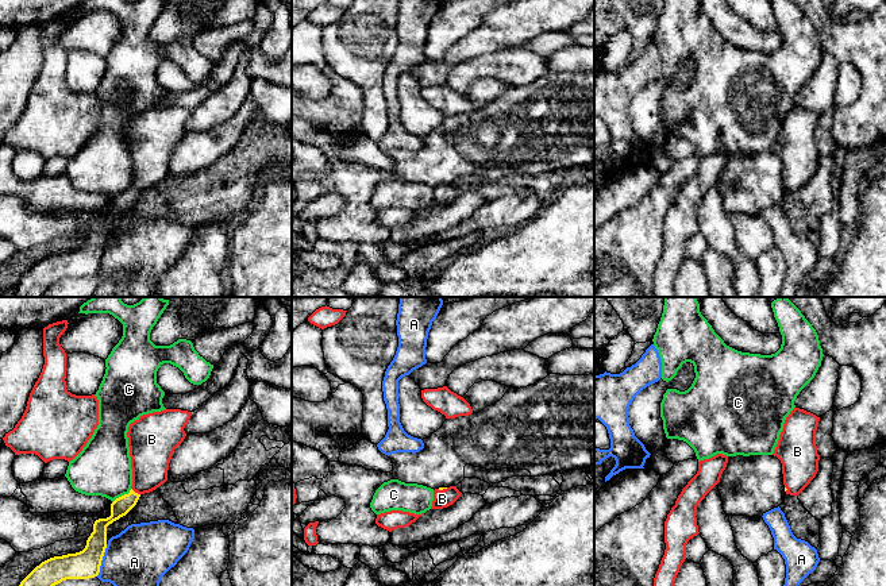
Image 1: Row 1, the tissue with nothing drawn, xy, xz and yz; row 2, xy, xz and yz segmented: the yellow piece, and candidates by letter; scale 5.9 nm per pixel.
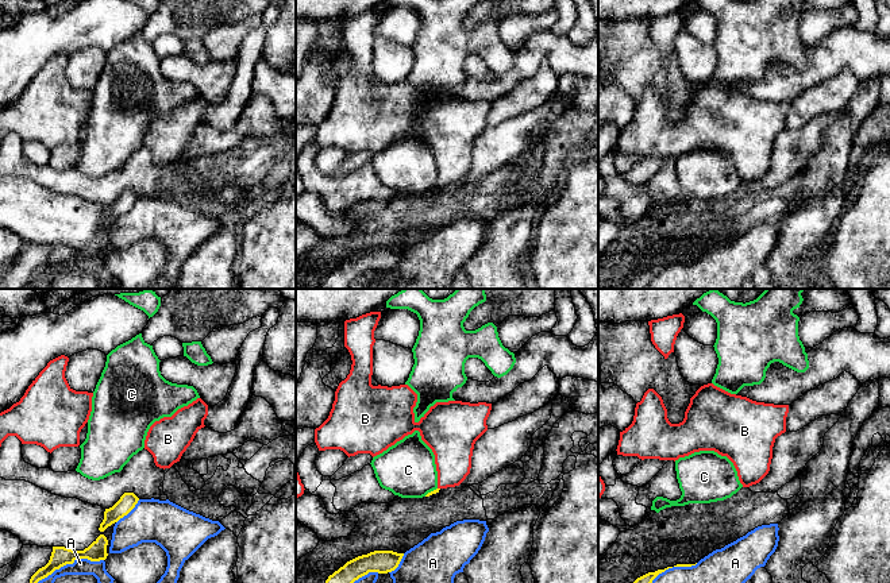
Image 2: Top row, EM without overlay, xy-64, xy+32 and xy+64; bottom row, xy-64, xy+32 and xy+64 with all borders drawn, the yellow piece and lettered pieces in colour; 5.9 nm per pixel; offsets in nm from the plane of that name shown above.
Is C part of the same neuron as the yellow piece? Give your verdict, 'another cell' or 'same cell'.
another cell

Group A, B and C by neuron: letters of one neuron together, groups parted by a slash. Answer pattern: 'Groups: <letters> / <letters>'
Groups: A / B / C

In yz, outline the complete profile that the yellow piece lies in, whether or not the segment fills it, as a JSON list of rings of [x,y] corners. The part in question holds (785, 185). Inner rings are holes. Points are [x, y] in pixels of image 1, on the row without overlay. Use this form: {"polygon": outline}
{"polygon": [[[794,105],[785,117],[773,153],[782,161],[786,192],[798,193],[818,169],[818,119],[820,115],[800,105]]]}

